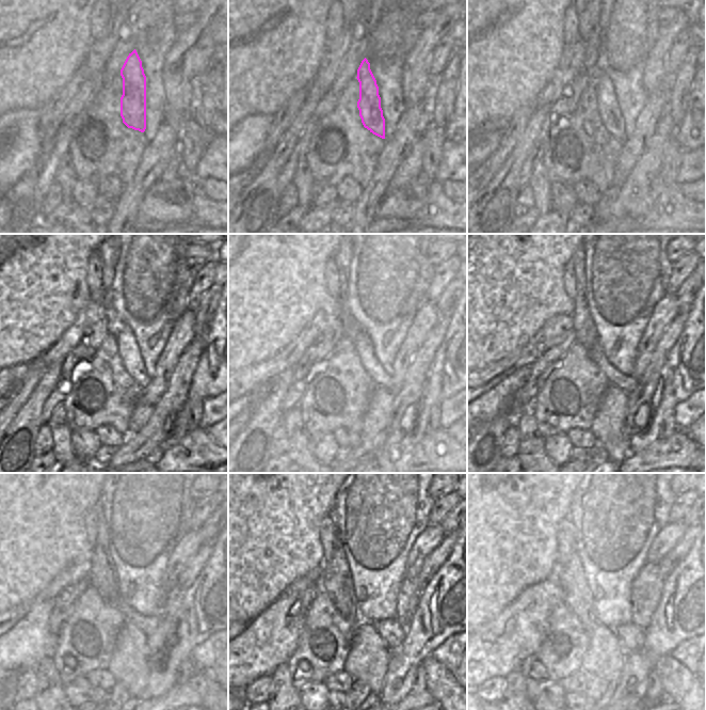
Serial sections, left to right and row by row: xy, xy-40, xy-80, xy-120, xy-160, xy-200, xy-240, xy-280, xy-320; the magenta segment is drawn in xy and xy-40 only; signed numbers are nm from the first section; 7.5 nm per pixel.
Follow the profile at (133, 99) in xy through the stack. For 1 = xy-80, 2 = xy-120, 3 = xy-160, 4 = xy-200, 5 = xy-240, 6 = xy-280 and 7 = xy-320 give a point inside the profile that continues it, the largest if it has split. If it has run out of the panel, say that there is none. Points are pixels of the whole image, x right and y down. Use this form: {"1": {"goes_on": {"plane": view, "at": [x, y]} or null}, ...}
{"1": {"goes_on": {"plane": "xy-80", "at": [608, 108]}}, "2": {"goes_on": {"plane": "xy-120", "at": [128, 349]}}, "3": {"goes_on": {"plane": "xy-160", "at": [364, 348]}}, "4": {"goes_on": {"plane": "xy-200", "at": [628, 383]}}, "5": {"goes_on": {"plane": "xy-240", "at": [150, 625]}}, "6": {"goes_on": {"plane": "xy-280", "at": [392, 633]}}, "7": {"goes_on": {"plane": "xy-320", "at": [631, 636]}}}

